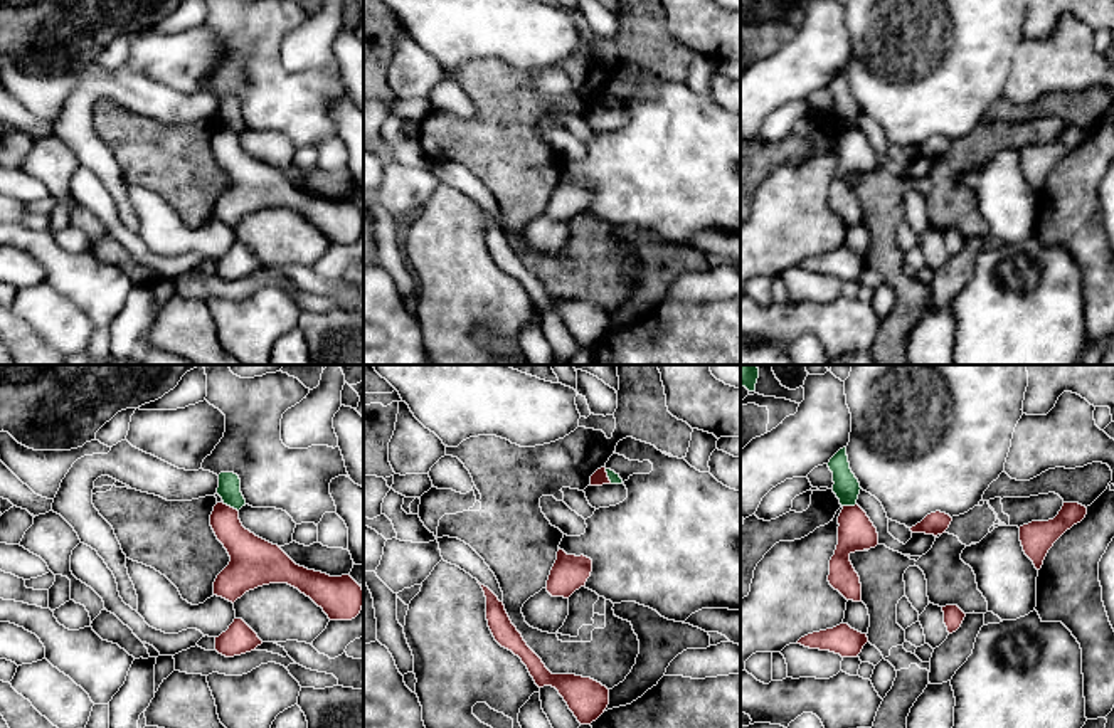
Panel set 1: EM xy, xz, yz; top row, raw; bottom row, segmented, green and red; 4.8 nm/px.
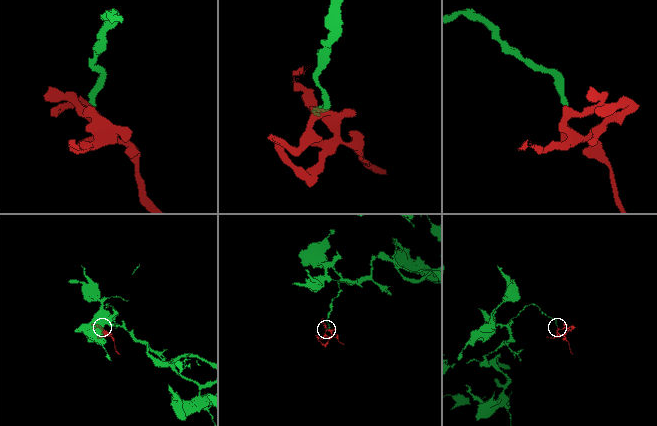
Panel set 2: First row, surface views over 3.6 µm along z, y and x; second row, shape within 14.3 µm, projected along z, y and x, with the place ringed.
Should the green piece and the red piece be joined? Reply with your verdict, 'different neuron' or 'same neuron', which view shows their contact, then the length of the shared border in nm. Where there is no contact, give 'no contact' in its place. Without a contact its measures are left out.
different neuron | xy | 90 nm

